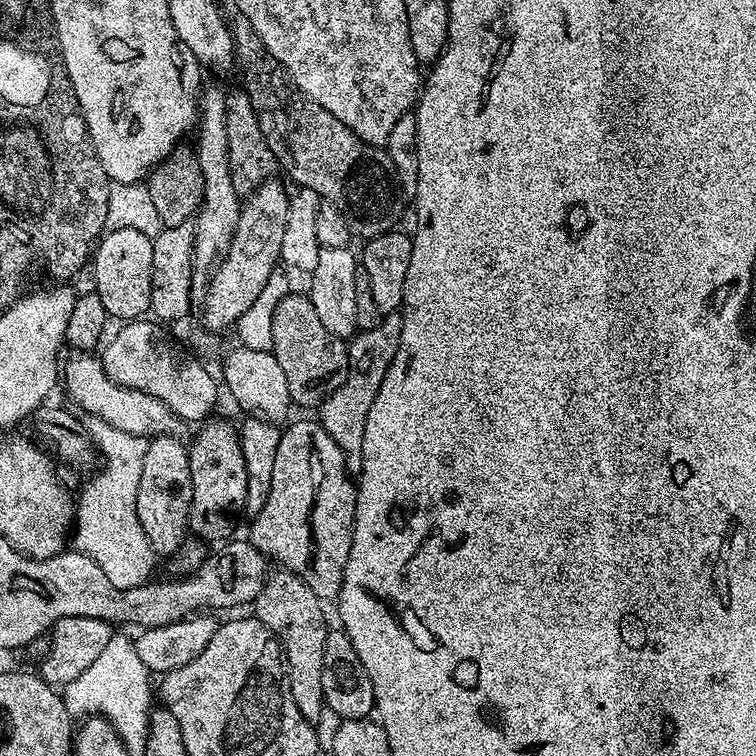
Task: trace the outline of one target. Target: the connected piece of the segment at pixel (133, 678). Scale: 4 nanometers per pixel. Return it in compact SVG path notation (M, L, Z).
M115 634L102 654L78 678L63 685L64 705L76 718L87 718L93 714L103 716L112 723L129 753L140 754L148 737L148 714L154 702L154 692L148 689L148 679L148 667L142 658L138 658L135 643Z

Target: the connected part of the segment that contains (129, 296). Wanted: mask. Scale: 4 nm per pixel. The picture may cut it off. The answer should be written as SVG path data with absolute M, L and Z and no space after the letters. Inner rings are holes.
M134 229L105 231L99 237L90 260L96 283L95 292L102 298L109 317L113 321L127 322L141 319L152 306L153 239Z

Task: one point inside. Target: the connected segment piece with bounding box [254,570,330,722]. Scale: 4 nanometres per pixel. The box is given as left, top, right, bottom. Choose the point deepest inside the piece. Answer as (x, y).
(286, 605)

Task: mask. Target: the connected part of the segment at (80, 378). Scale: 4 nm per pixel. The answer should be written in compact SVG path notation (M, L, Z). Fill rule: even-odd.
M76 354L65 368L63 365L62 388L63 386L68 391L69 398L80 407L78 409L98 415L112 426L134 435L151 438L181 431L179 428L182 427L182 421L162 401L150 394L140 393L136 389L116 385L106 376L106 370L95 355Z

